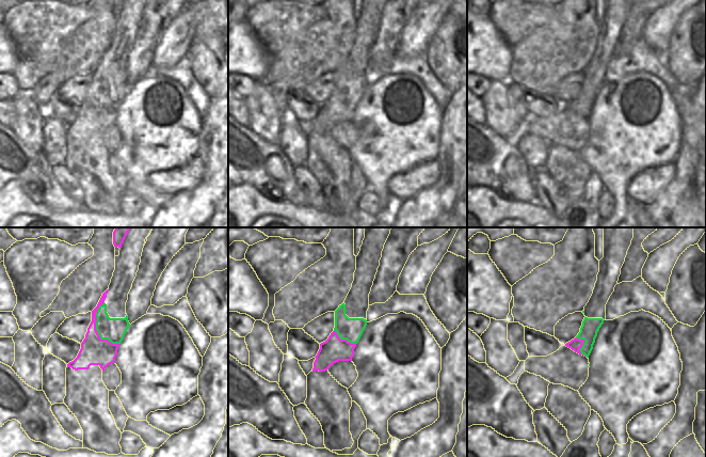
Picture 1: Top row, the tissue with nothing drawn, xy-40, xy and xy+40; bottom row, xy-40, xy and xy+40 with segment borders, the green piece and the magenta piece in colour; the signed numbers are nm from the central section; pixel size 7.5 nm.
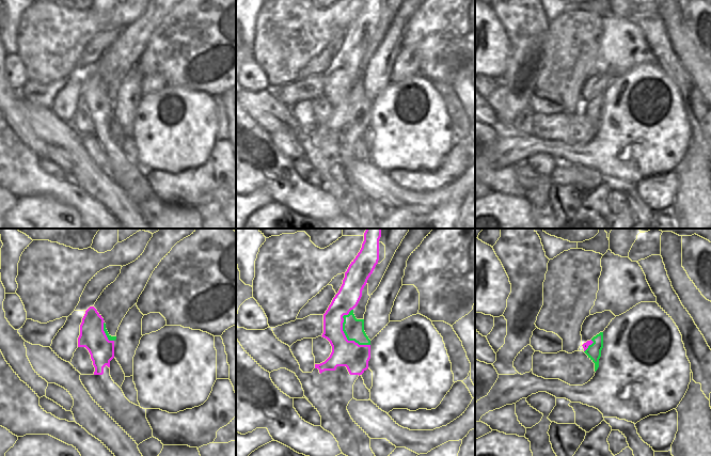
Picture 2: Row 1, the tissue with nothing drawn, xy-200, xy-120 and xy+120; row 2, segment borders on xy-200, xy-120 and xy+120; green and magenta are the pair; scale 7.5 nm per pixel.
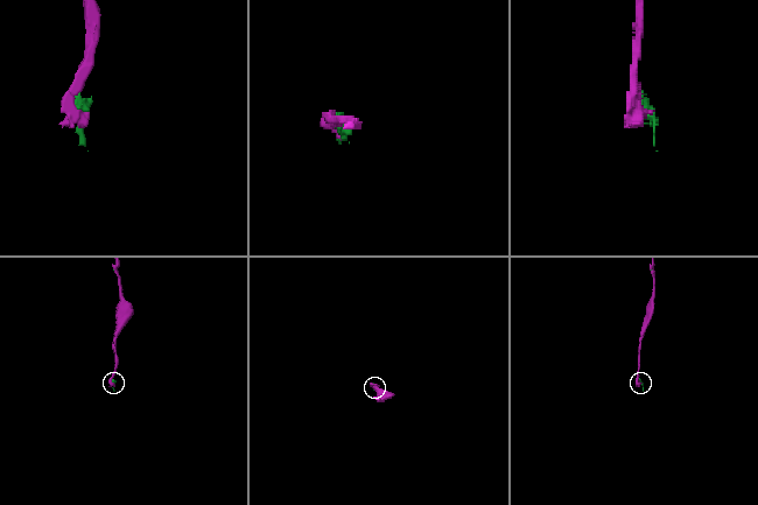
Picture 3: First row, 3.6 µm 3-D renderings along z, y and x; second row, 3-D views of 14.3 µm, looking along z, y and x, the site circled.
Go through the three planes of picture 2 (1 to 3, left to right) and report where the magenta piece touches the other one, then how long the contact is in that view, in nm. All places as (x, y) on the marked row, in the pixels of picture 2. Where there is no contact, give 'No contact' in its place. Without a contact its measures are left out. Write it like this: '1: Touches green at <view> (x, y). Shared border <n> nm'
1: Touches green at xy-200 (105, 332). Shared border 170 nm
2: Touches green at xy-120 (345, 334). Shared border 320 nm
3: Touches green at xy+120 (588, 346). Shared border 110 nm.

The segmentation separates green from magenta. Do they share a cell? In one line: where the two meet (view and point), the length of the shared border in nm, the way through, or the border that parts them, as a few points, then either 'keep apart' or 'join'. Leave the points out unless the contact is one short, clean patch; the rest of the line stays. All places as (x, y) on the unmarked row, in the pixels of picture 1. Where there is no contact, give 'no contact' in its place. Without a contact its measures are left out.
meets green in xy-40 at (96, 90); contact 340 nm long; keep apart

